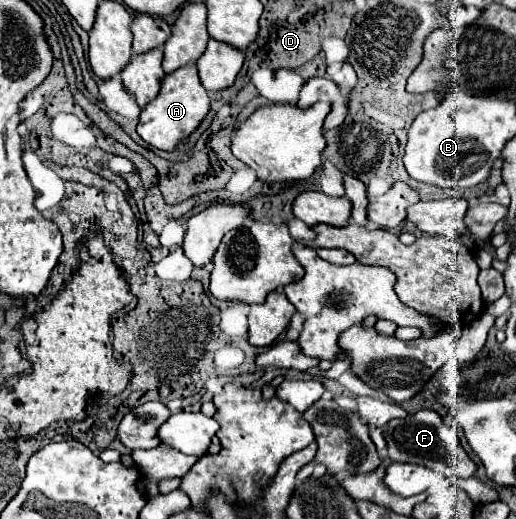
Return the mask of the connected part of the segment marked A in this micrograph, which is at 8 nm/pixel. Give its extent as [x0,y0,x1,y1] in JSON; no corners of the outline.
[137,64,211,152]

